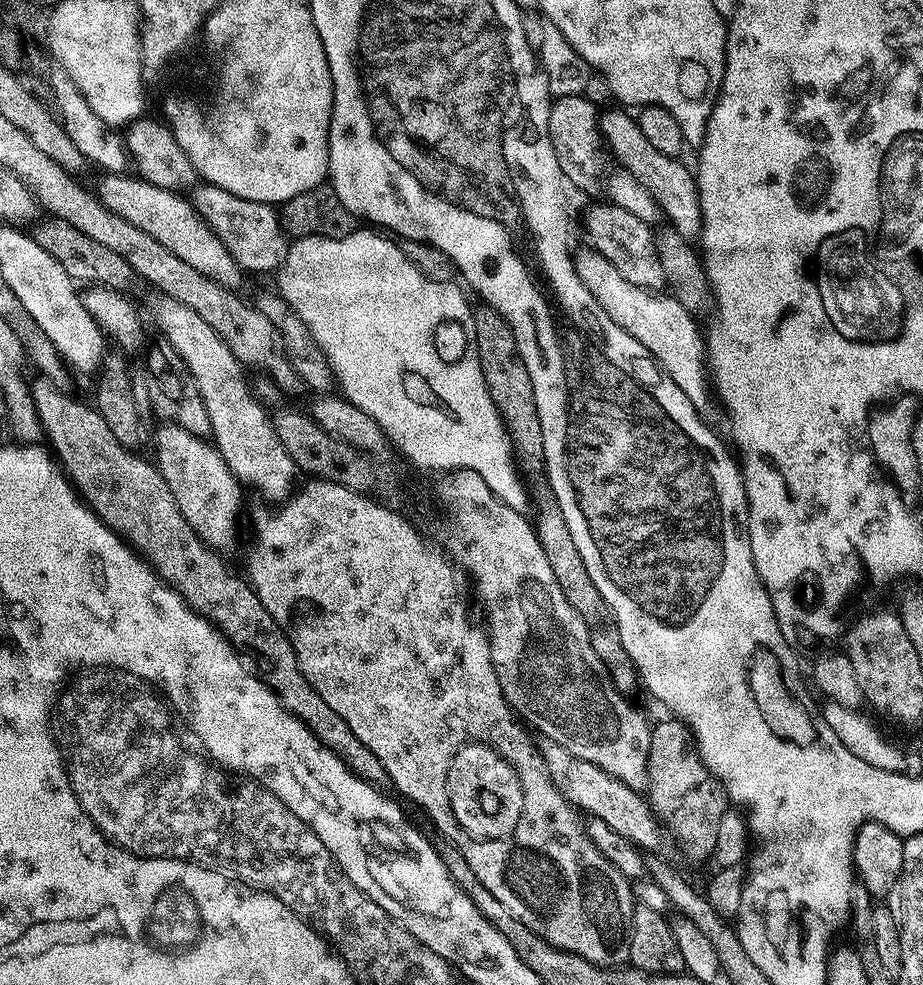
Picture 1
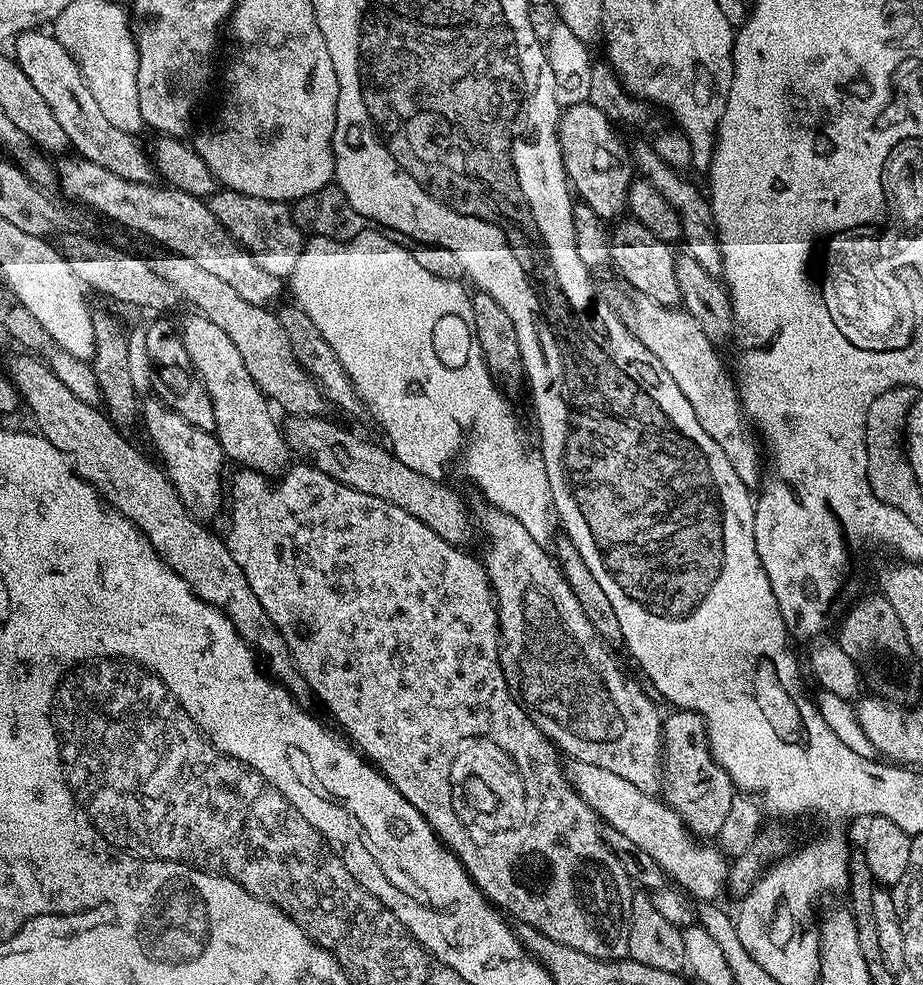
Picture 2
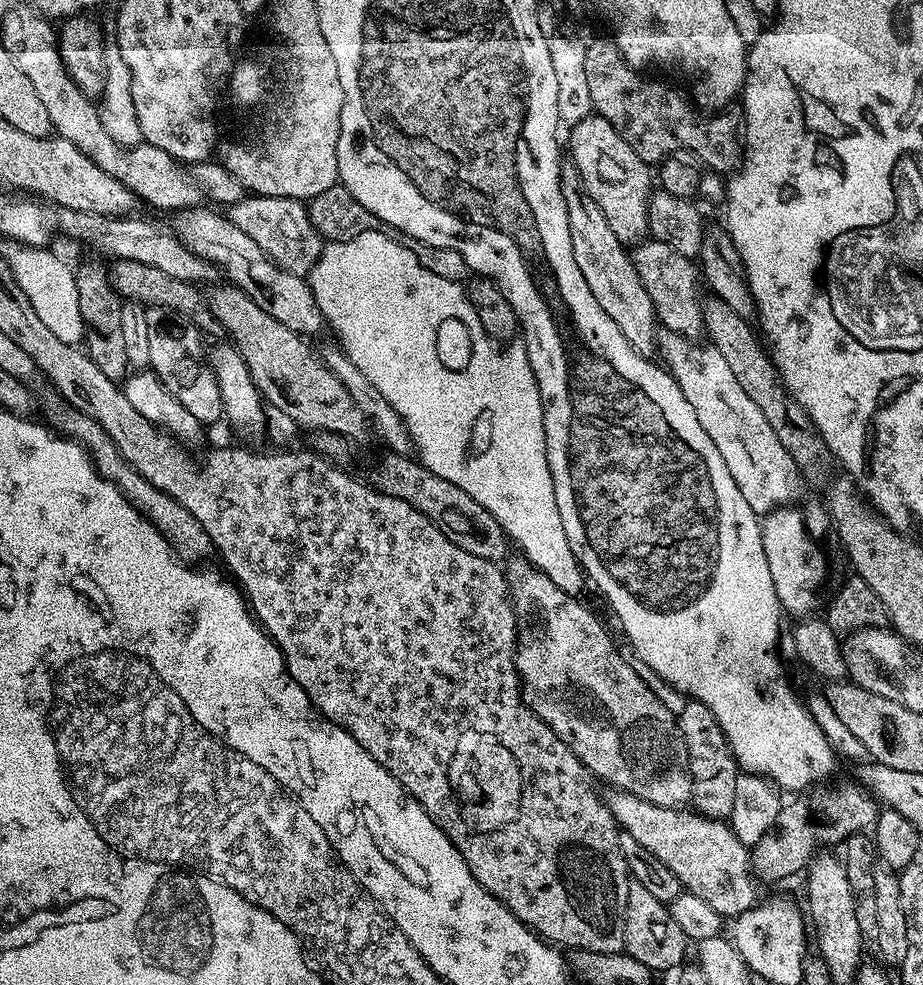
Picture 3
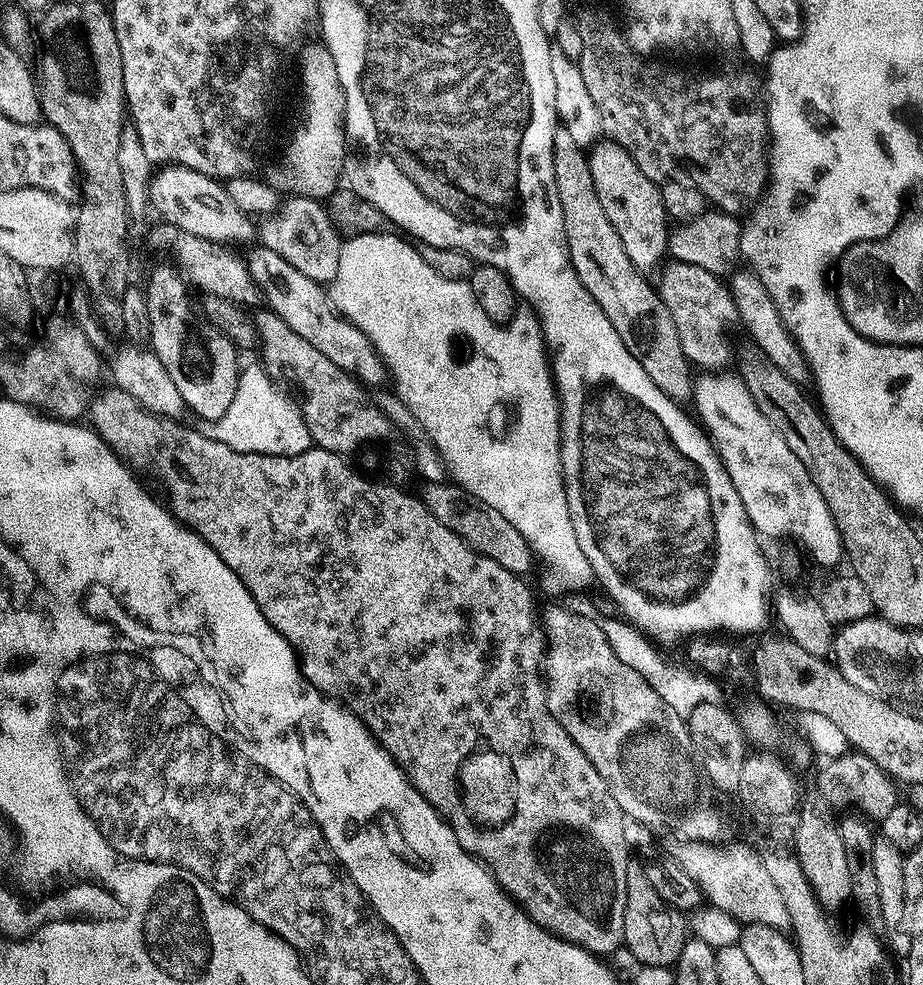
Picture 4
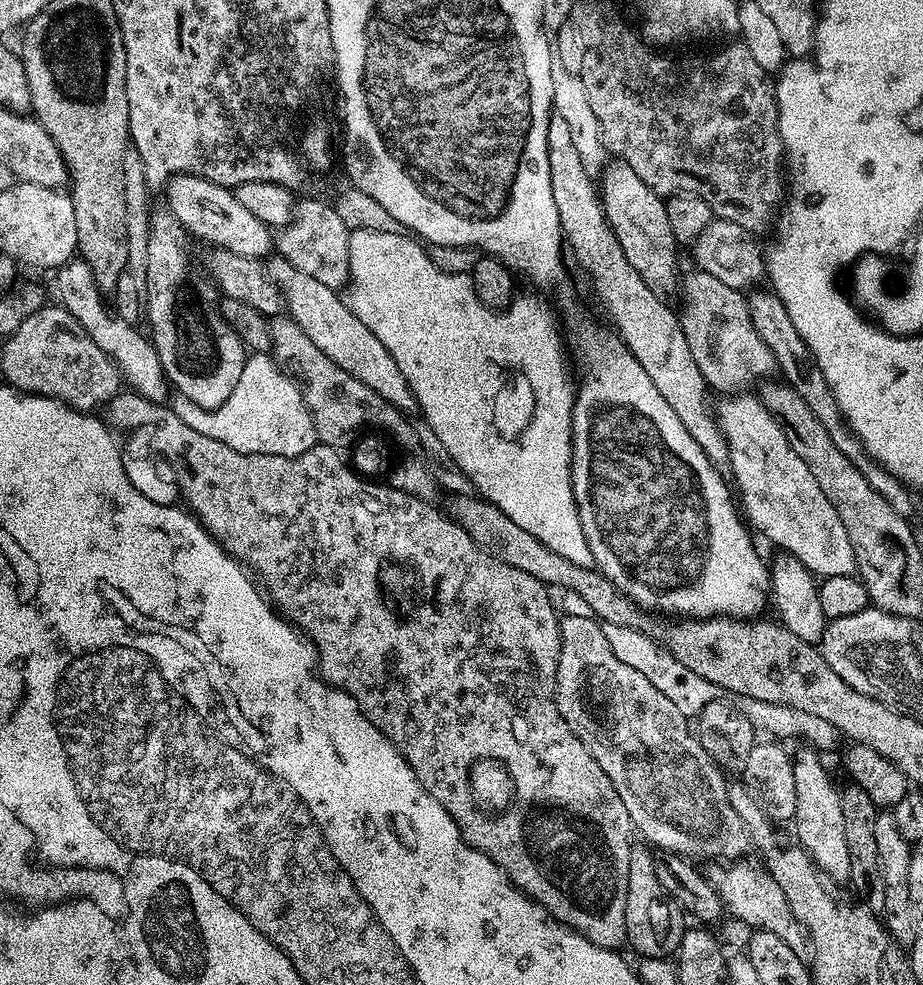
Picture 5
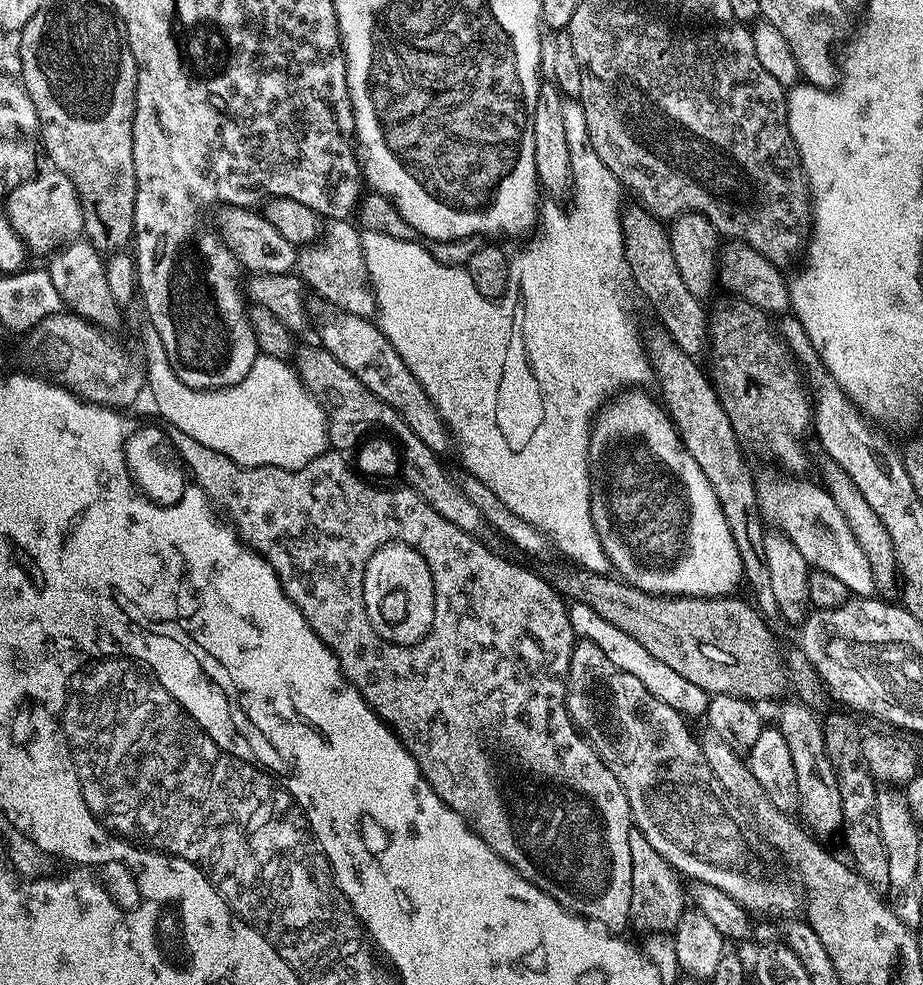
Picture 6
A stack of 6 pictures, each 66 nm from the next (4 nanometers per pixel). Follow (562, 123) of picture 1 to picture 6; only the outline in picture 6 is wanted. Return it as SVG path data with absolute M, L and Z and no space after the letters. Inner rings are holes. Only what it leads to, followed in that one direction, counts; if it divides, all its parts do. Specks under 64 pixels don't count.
M644 206L638 208L625 207L620 225L624 231L624 262L627 271L632 272L632 280L636 288L648 299L650 307L656 311L659 325L671 337L672 342L682 346L686 354L700 358L705 355L708 343L708 317L701 297L695 296L686 282L682 282L682 274L678 272L678 262L674 262L674 250L670 250L668 228Z

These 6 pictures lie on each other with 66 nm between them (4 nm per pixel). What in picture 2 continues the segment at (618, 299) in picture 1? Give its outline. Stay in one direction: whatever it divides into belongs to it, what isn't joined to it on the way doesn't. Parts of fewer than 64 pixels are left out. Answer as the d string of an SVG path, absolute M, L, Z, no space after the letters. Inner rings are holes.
M639 294L631 298L632 305L622 316L624 325L631 330L634 338L638 338L638 342L642 342L642 346L646 346L646 350L650 350L650 354L654 354L654 358L658 358L658 362L662 362L678 390L686 394L686 402L694 406L694 414L698 414L698 422L702 422L702 430L706 430L706 434L722 446L726 458L730 458L730 466L734 466L734 474L738 474L746 485L759 485L762 480L762 452L758 444L756 449L755 442L748 440L749 425L744 407L736 394L733 377L724 376L724 364L716 353L719 352L717 345L702 334L702 326L694 322L689 312L670 304L659 304Z

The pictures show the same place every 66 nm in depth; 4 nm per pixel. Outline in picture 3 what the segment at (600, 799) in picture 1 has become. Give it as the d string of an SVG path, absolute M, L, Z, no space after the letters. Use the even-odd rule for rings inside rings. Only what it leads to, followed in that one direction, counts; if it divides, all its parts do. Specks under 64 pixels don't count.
M612 790L609 793L606 796L608 809L614 814L617 825L638 842L642 842L642 846L646 846L646 850L650 850L650 854L654 854L658 862L666 862L666 866L670 866L670 870L678 874L680 887L687 895L689 892L690 895L697 896L697 901L710 905L723 918L738 917L759 903L760 884L752 875L749 849L747 845L738 842L737 836L733 834L731 827L725 821L712 820L692 810L688 812L654 806L629 792Z

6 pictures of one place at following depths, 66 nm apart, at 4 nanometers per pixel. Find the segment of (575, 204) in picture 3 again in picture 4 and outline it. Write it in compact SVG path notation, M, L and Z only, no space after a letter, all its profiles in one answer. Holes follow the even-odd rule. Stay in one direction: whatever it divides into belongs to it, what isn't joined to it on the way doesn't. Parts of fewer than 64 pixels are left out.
M562 126L557 127L554 134L554 174L558 202L562 202L570 262L582 286L590 290L590 298L602 306L602 314L610 318L614 330L618 330L618 338L626 342L626 350L630 350L630 354L642 362L642 370L654 378L654 386L674 401L691 401L694 374L686 354L682 354L674 318L670 318L670 310L666 310L666 302L662 302L653 281L651 284L649 277L630 262L630 254L626 254L618 230L610 226L610 218L606 218L606 210L602 210L602 202L598 202L598 190L594 190L594 178L590 178L588 152L574 142L570 130Z

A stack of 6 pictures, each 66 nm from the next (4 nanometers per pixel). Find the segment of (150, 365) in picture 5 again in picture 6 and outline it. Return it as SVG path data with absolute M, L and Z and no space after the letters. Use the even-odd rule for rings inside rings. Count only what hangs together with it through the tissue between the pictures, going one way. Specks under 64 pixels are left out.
M87 238L73 240L71 244L51 253L46 270L54 286L58 289L58 298L62 298L65 309L80 316L89 324L96 325L105 333L113 334L124 324L125 309L114 300L107 282L107 263L105 257L97 251Z

